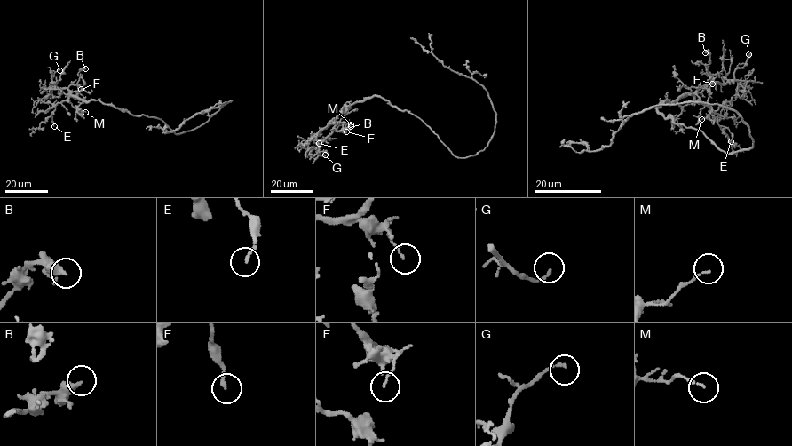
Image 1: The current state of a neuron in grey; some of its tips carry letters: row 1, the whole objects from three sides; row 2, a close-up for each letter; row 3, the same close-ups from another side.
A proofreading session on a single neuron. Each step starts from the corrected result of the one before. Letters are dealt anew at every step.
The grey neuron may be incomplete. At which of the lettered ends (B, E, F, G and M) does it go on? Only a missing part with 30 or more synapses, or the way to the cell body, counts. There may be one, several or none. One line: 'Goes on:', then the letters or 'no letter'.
Goes on: no letter

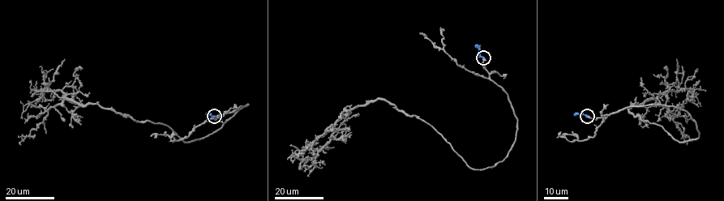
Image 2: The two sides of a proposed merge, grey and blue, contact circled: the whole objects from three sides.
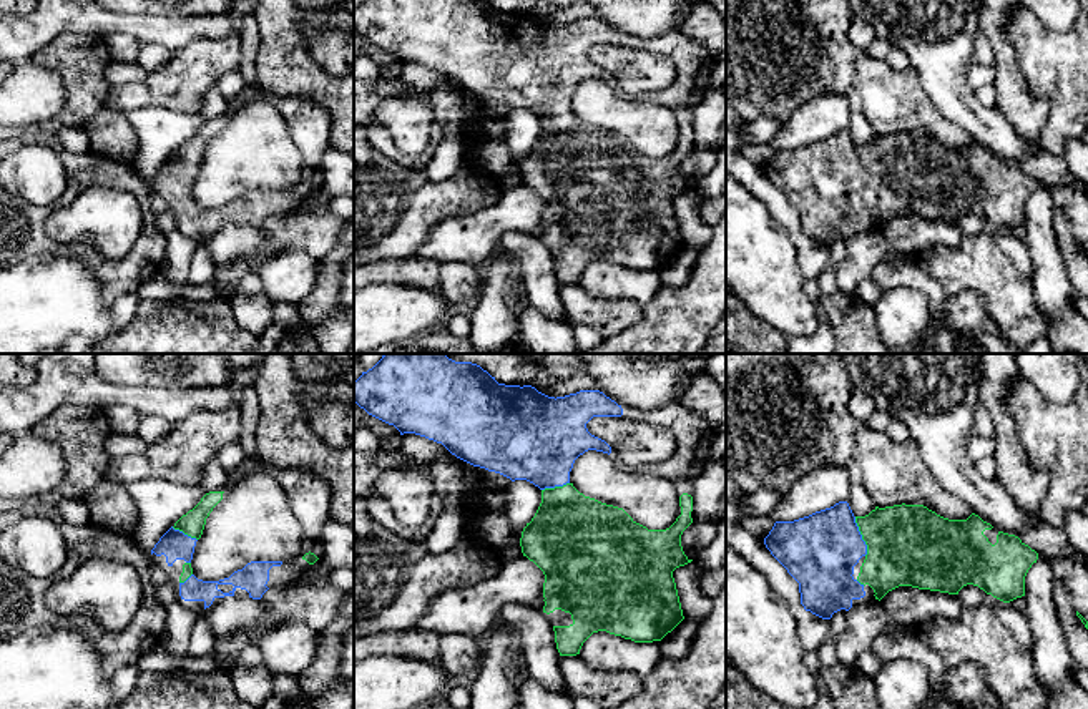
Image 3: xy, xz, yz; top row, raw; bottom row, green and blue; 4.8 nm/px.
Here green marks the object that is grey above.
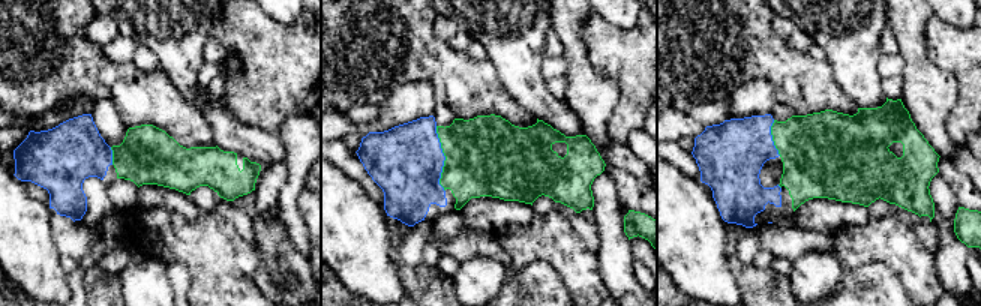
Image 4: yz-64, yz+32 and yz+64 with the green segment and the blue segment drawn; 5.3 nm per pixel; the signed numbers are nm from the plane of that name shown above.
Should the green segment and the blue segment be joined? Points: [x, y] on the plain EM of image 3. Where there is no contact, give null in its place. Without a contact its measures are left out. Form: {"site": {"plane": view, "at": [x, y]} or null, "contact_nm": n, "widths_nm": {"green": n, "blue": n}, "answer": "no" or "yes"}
{"site": {"plane": "yz", "at": [862, 165]}, "contact_nm": 200, "widths_nm": {"green": 400, "blue": 360}, "answer": "yes"}

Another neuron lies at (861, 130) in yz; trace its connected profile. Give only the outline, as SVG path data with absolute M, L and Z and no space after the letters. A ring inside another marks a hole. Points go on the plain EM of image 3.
M852 111L847 131L854 144L865 144L875 138L870 121L862 113Z

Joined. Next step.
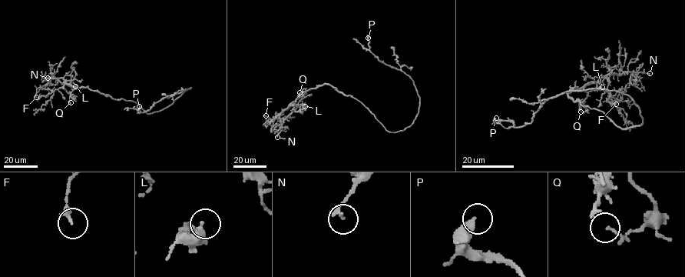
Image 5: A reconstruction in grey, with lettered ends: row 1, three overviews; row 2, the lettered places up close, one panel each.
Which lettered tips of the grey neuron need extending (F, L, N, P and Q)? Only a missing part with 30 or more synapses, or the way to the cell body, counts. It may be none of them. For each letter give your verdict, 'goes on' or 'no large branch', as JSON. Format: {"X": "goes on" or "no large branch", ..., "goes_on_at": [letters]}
{"F": "no large branch", "L": "no large branch", "N": "no large branch", "P": "goes on", "Q": "no large branch", "goes_on_at": ["P"]}

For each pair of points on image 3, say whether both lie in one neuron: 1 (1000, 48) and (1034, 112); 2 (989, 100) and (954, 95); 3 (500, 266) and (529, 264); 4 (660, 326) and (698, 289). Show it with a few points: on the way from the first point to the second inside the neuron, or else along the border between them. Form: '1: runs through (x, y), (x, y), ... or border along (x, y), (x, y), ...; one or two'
1: runs through (1005, 63), (1010, 87), (1019, 97); one
2: border along (972, 90), (982, 105), (995, 108); two
3: border along (500, 248), (517, 268); two
4: runs through (670, 317), (688, 299); one

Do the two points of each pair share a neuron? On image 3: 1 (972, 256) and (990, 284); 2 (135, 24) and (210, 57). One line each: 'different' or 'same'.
1: same
2: different

